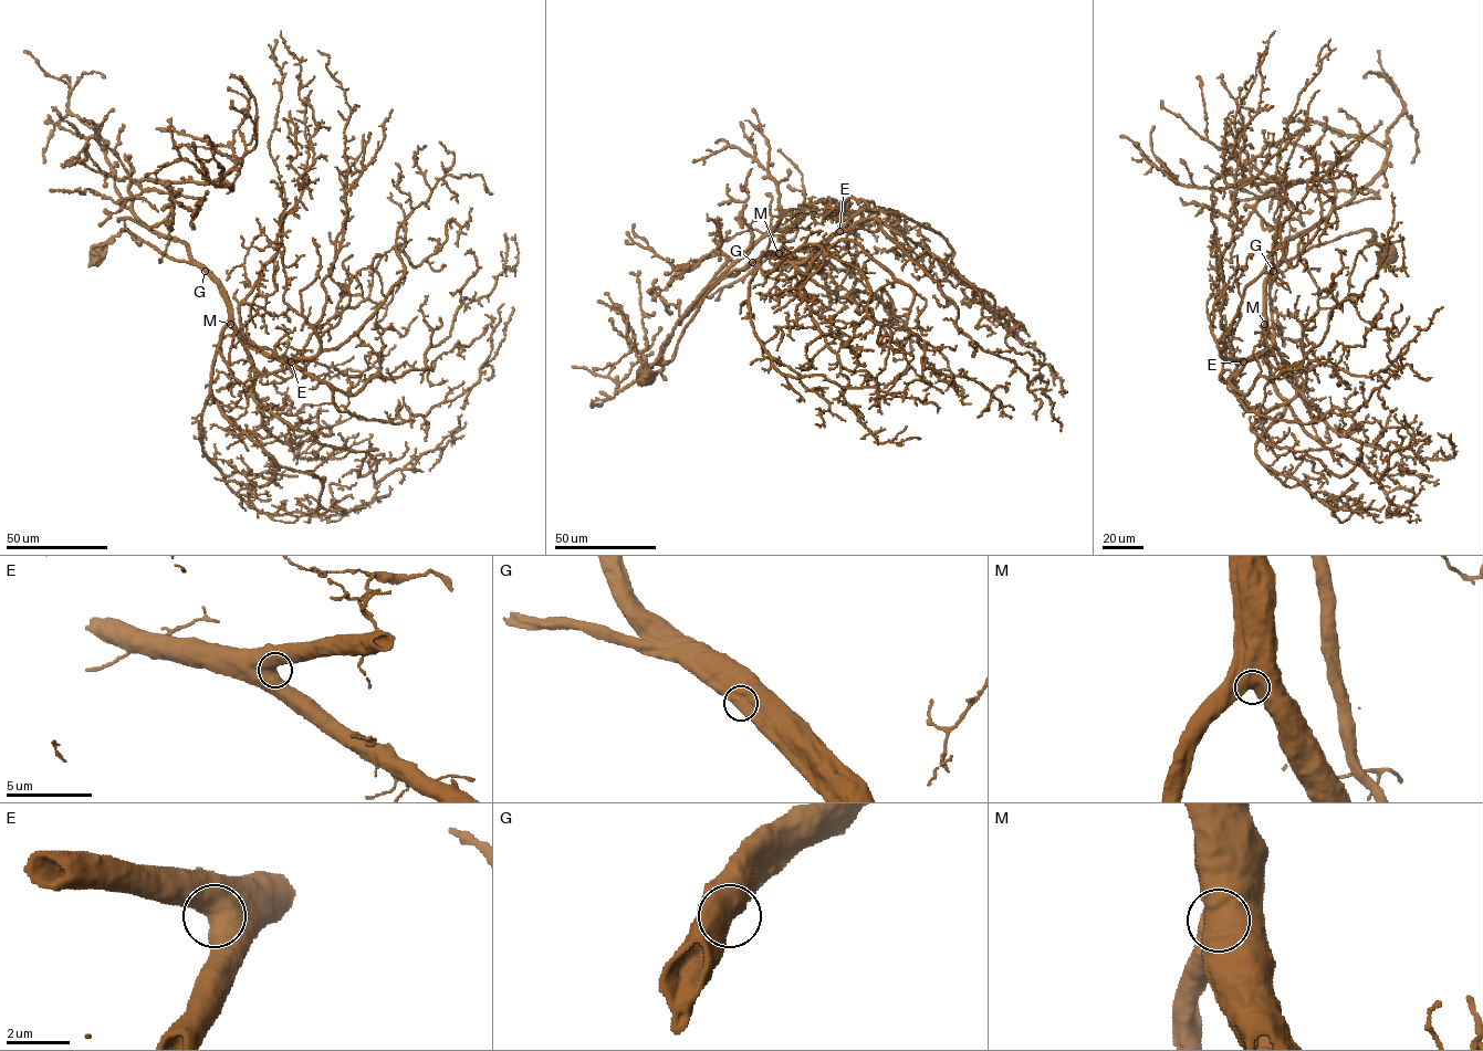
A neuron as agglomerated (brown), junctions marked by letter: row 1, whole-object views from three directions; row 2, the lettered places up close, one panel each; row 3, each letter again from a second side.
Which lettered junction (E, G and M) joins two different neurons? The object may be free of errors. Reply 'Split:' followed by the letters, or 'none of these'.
Split: none of these

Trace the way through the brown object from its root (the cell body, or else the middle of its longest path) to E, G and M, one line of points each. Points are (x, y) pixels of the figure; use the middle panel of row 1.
E: (644, 376), (653, 365), (672, 358), (702, 298), (731, 272), (768, 253), (805, 262), (839, 231)
G: (644, 376), (653, 365), (667, 364), (672, 358), (682, 330), (702, 298), (731, 272), (752, 262)
M: (644, 376), (653, 365), (667, 364), (672, 358), (685, 326), (702, 298), (722, 279), (764, 254), (779, 253)

